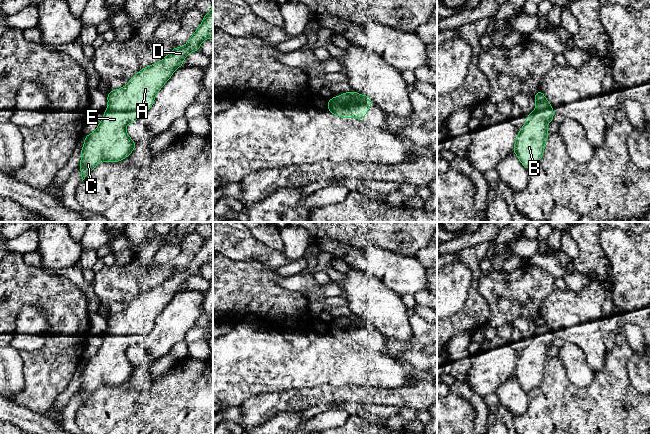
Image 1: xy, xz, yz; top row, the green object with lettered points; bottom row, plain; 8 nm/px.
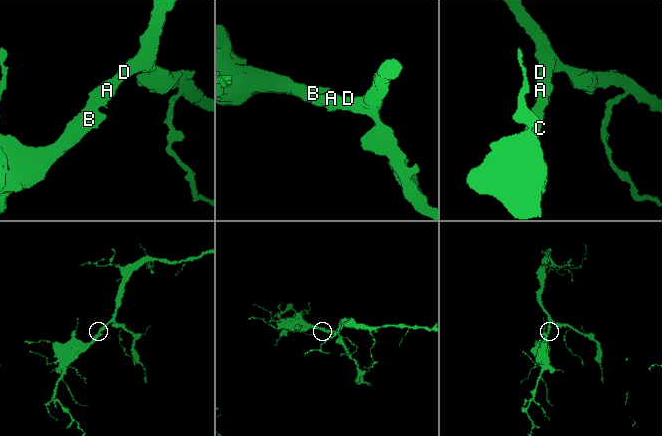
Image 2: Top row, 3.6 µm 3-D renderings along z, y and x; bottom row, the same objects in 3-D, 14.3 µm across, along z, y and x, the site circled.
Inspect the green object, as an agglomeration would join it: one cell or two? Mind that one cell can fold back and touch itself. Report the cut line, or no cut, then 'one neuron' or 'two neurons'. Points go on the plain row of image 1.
no cut; one neuron

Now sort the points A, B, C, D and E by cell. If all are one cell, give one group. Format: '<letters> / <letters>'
A B C D E

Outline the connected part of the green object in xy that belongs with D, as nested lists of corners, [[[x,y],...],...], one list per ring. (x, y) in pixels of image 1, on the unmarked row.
[[[213,222],[211,235],[204,239],[203,246],[183,271],[174,272],[161,285],[137,296],[126,310],[107,318],[108,329],[102,345],[94,356],[85,360],[81,375],[81,387],[78,391],[81,393],[82,405],[100,386],[119,386],[131,378],[136,368],[127,358],[126,350],[137,345],[141,336],[152,331],[156,318],[170,303],[174,295],[182,291],[188,278],[200,274],[201,267],[207,262],[213,263]]]

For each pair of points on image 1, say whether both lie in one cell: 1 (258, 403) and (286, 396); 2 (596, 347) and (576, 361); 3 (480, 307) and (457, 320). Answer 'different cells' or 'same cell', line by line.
1: same cell
2: different cells
3: same cell

